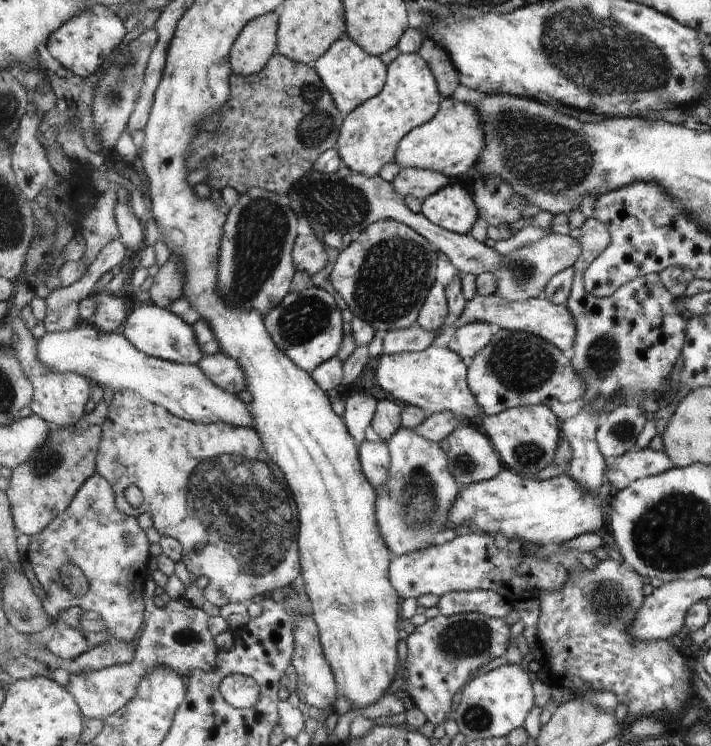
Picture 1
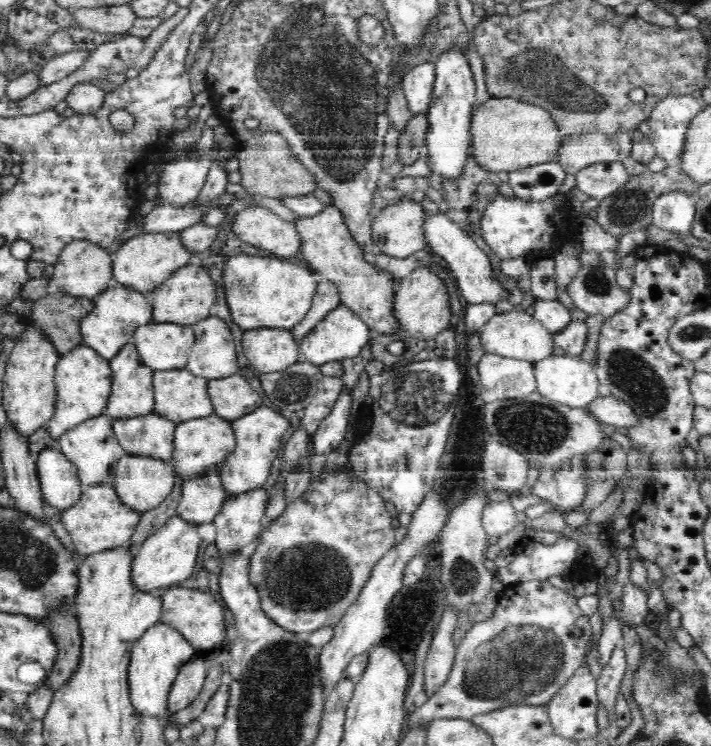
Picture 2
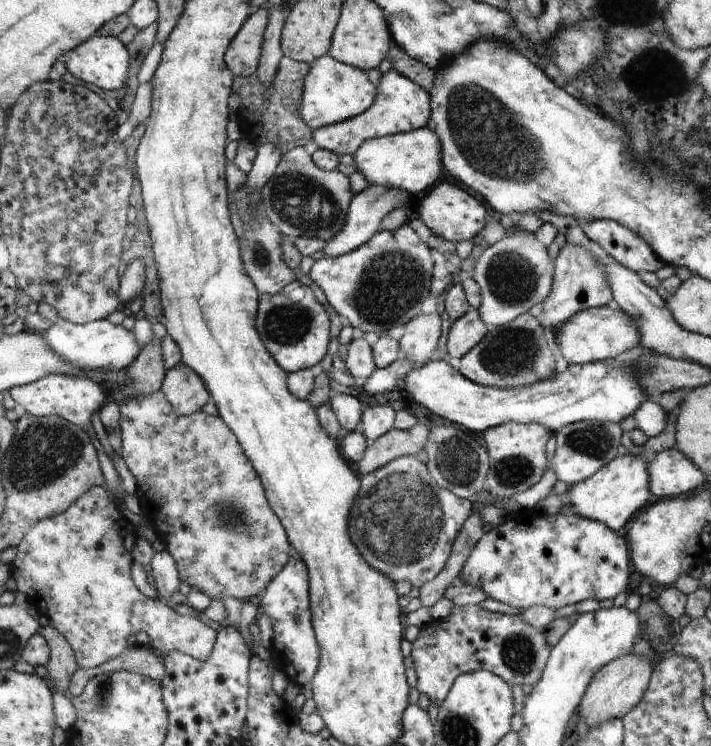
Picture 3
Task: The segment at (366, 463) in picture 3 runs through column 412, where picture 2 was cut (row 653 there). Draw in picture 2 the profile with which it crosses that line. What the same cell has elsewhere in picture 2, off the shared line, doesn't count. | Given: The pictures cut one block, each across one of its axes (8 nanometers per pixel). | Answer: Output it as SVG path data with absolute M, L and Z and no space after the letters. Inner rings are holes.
M445 608L434 640L425 656L424 686L426 695L434 695L446 682L455 661L456 647L452 642L459 615L457 608Z

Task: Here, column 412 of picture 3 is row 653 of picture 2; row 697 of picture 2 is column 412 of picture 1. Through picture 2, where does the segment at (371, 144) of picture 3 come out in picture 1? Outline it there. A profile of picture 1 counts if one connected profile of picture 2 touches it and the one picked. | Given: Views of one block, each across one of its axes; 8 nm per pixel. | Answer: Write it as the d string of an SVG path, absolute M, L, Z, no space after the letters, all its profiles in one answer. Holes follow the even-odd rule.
M452 97L441 100L436 117L418 126L397 146L396 163L401 168L425 169L445 175L448 179L462 176L472 168L485 146L484 127L477 111L470 104Z

